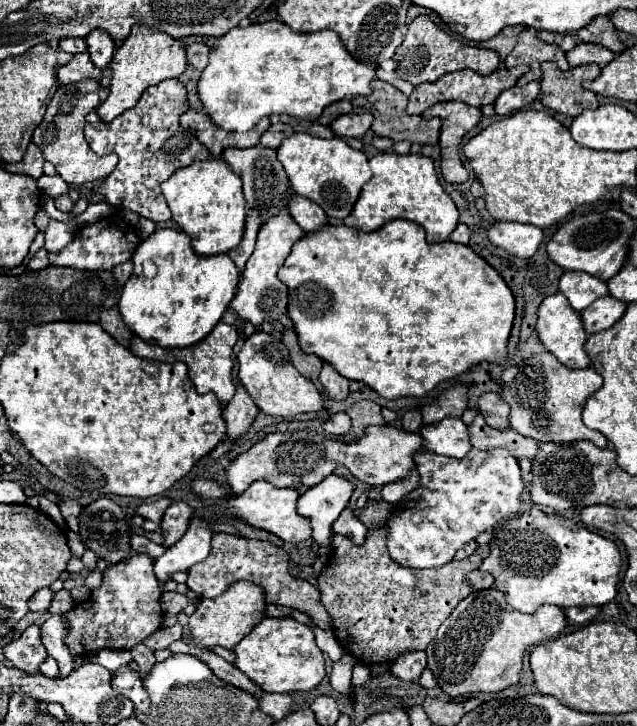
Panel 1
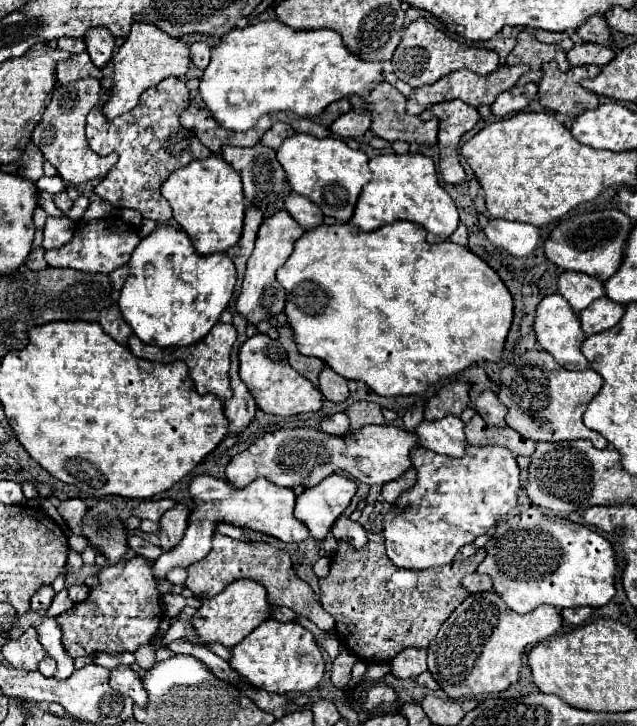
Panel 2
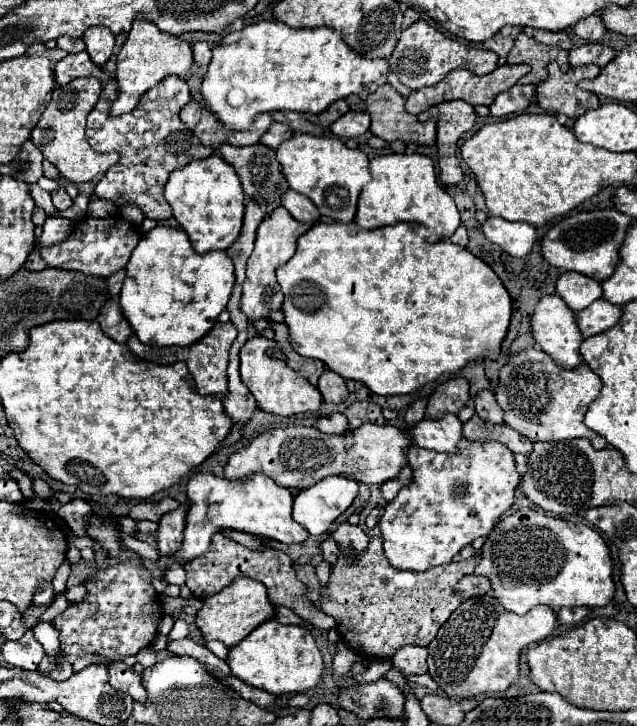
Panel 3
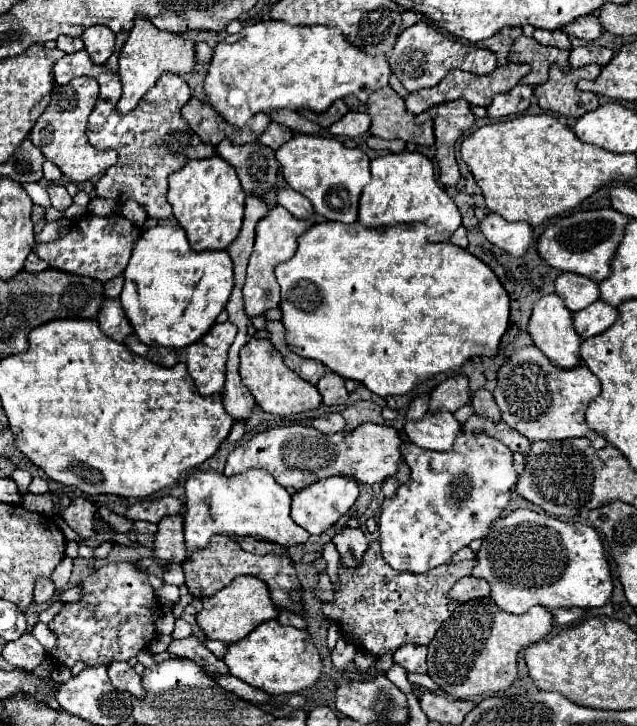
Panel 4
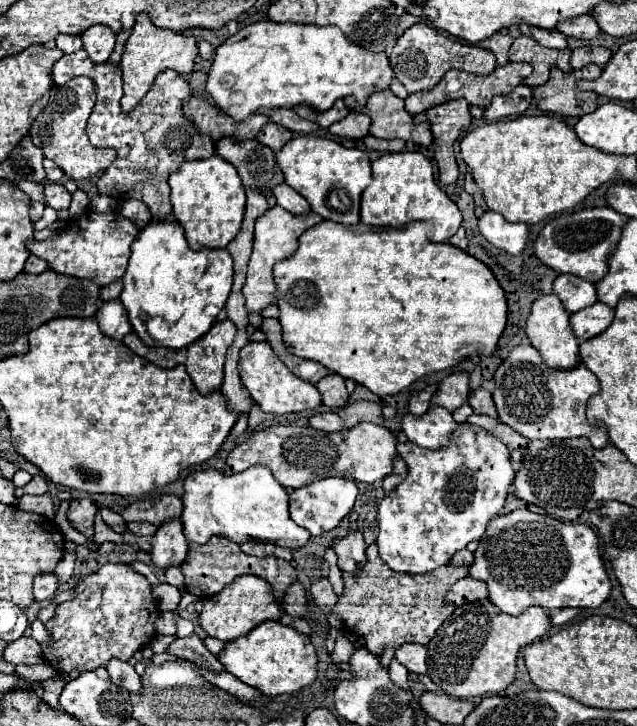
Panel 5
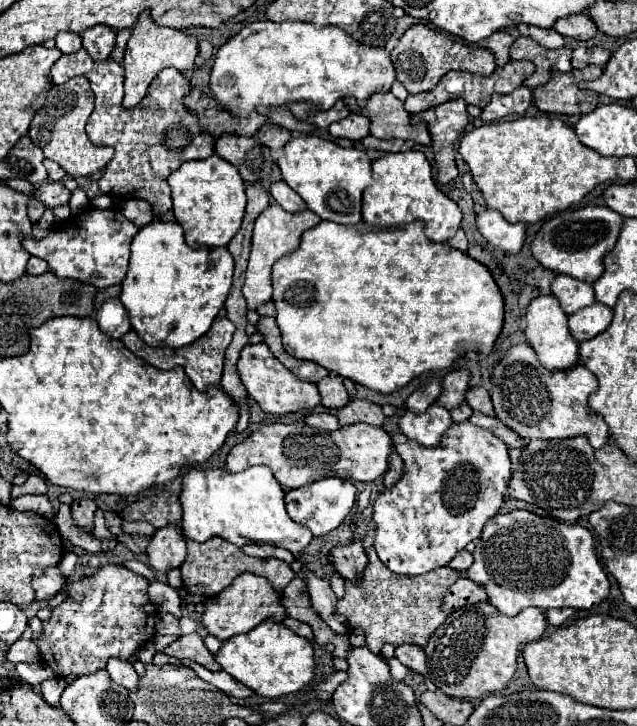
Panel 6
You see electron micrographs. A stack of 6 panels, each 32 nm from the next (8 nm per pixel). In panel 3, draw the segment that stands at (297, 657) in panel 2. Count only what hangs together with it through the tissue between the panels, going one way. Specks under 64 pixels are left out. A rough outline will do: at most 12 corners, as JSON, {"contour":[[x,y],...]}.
{"contour":[[266,620],[228,652],[236,678],[274,696],[314,688],[312,634]]}

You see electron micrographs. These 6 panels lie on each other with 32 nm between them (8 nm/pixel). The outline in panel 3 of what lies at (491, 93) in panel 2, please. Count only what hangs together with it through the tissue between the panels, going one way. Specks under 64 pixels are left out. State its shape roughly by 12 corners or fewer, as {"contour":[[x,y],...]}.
{"contour":[[528,64],[498,66],[486,76],[452,70],[438,84],[410,92],[406,110],[420,114],[446,100],[490,106]]}

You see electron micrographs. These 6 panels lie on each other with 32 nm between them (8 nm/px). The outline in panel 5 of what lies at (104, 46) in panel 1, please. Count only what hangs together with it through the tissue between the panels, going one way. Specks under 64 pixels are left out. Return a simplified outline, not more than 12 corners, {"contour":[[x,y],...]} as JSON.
{"contour":[[108,26],[82,32],[84,50],[96,64],[114,50],[116,34]]}

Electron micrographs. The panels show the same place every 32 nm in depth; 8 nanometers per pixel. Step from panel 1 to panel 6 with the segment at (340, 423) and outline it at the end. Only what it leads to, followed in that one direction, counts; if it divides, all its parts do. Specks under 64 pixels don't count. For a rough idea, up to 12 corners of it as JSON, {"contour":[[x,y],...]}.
{"contour":[[310,412],[304,418],[308,426],[320,430],[340,428],[330,412]]}

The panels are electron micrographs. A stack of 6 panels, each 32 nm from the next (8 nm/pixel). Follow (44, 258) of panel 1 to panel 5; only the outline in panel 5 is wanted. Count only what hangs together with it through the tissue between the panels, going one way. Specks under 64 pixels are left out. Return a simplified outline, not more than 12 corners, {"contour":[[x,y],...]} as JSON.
{"contour":[[30,254],[26,272],[40,274],[48,270],[48,264]]}

